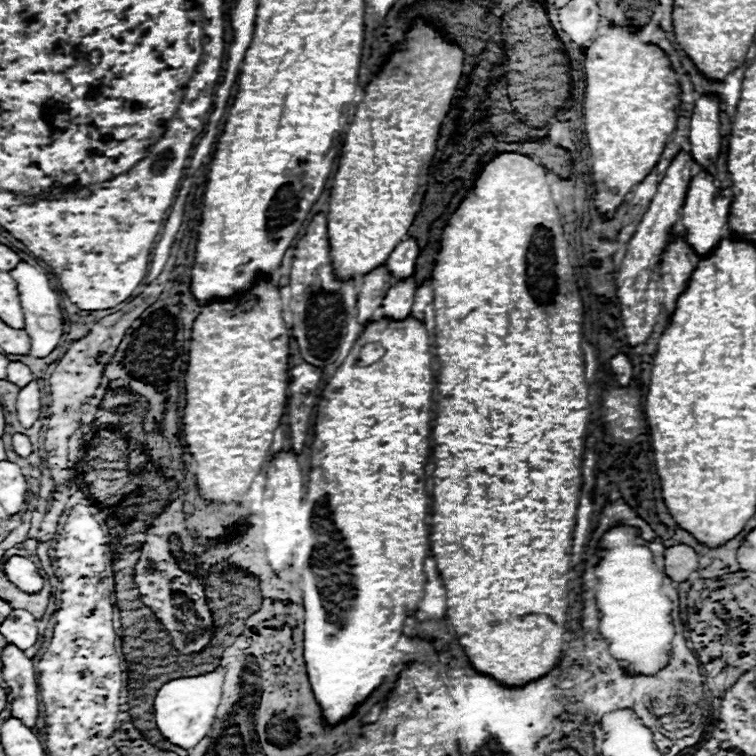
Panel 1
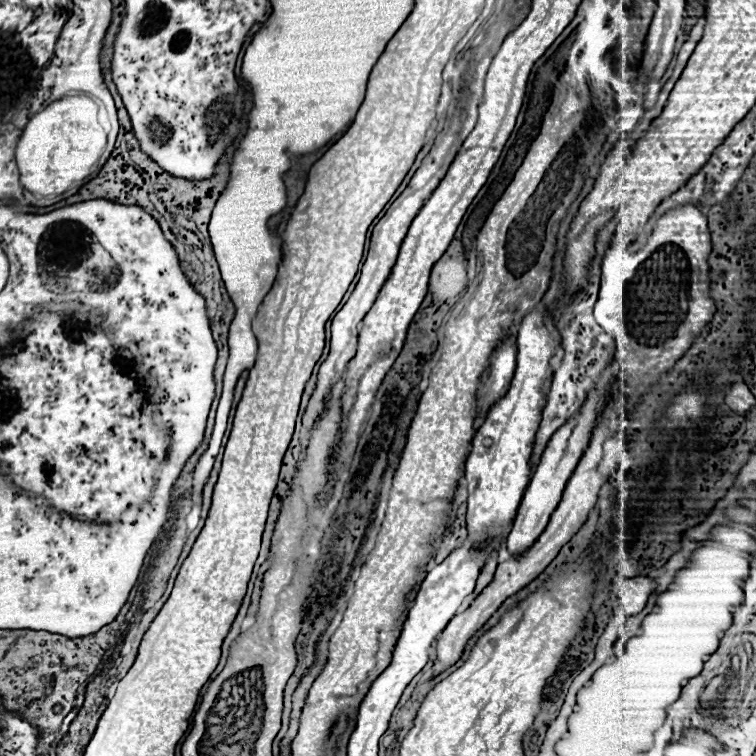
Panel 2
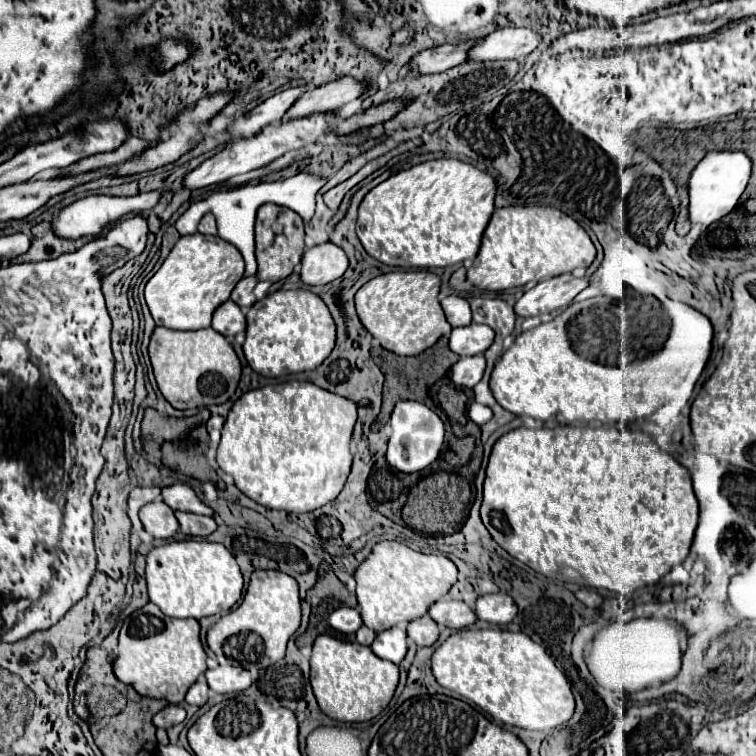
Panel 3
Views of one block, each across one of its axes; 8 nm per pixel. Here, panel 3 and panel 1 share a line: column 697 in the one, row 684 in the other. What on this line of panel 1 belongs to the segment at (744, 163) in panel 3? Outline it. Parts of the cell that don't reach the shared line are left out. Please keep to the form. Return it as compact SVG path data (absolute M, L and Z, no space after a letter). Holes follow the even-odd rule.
M224 666L216 672L192 676L192 678L178 678L164 684L154 700L154 716L160 732L176 746L186 750L205 751L214 744L218 736L225 729L224 722L218 717L217 710L222 703L222 686L224 686Z

